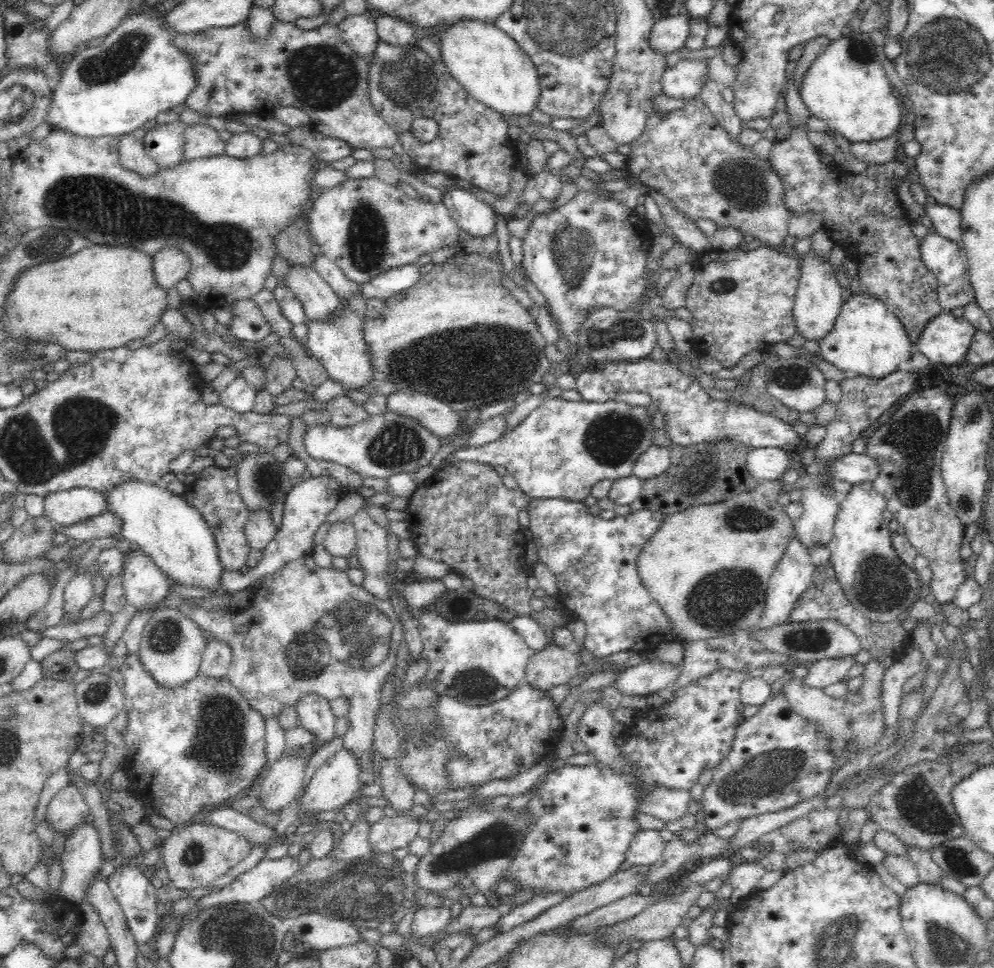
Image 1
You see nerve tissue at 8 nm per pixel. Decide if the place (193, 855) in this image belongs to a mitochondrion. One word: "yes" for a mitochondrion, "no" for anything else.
yes

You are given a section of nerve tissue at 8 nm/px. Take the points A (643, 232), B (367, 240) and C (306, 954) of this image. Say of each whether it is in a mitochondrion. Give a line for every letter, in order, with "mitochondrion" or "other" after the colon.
A: other
B: mitochondrion
C: other

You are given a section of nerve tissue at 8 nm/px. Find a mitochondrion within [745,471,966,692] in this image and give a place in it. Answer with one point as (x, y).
(879, 583)

